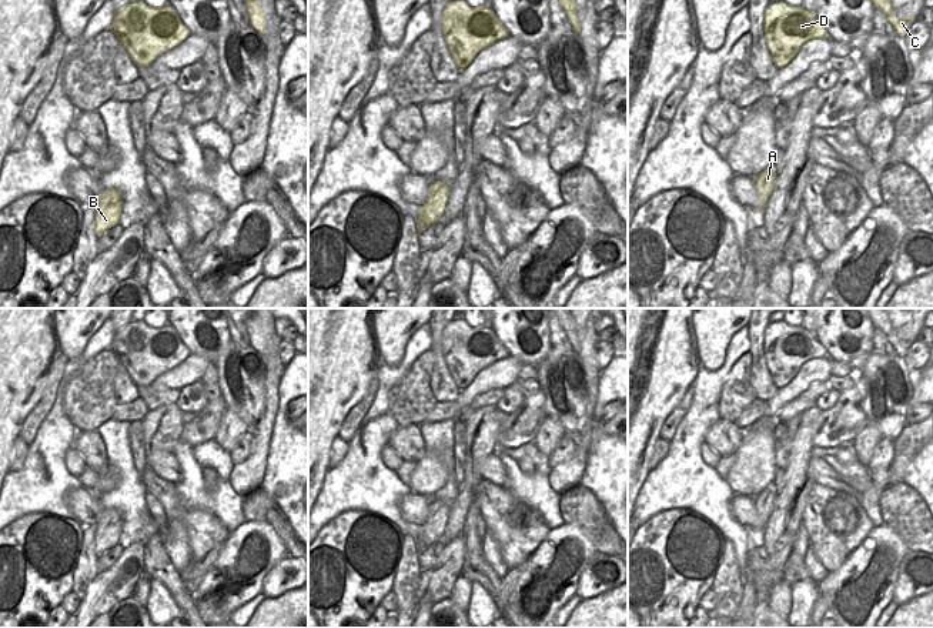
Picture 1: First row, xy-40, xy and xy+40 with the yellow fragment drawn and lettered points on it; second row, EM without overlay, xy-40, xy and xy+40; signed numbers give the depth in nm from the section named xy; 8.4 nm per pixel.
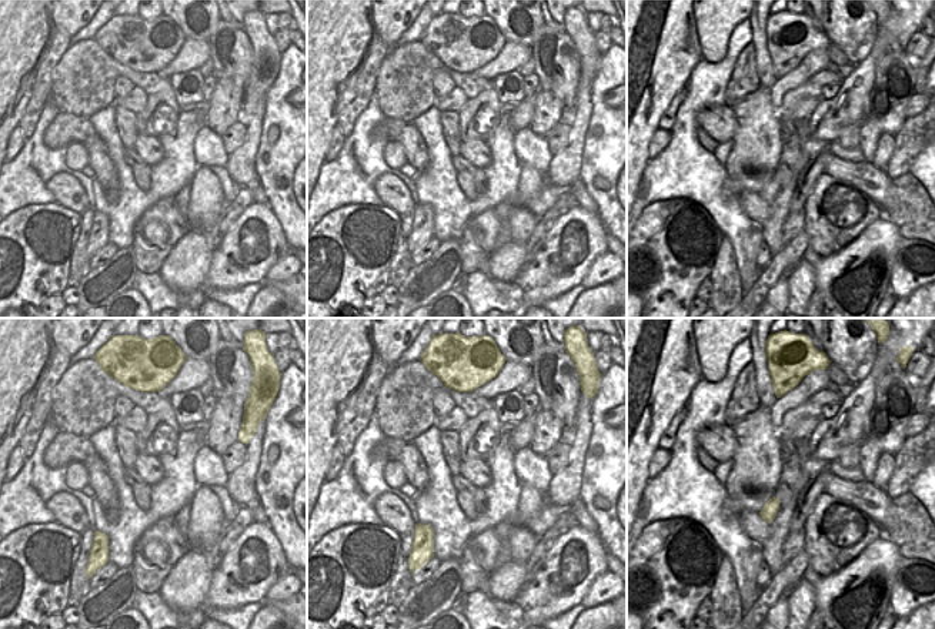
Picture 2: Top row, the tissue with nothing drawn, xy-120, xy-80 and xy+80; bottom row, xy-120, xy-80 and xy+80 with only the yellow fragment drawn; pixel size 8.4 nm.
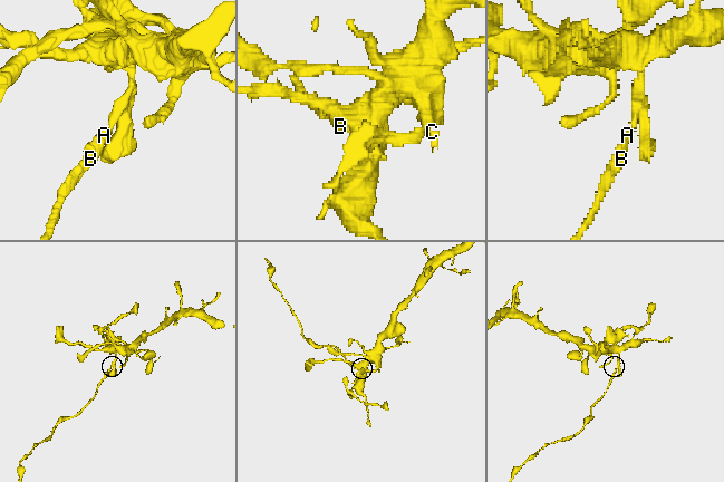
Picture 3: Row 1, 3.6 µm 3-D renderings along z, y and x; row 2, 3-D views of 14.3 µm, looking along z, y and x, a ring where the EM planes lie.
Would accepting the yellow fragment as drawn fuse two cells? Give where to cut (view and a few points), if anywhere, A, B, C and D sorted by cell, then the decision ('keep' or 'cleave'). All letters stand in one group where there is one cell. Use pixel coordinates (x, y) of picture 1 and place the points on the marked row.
cut in xy along (430, 187), (438, 187), (447, 196); A C D / B; cleave

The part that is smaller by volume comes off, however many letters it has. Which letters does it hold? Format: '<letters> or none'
B

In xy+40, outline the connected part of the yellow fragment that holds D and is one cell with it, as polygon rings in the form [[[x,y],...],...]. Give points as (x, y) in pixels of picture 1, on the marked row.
[[[783,0],[770,1],[766,7],[763,31],[766,49],[776,69],[787,66],[807,41],[827,37],[816,14]]]

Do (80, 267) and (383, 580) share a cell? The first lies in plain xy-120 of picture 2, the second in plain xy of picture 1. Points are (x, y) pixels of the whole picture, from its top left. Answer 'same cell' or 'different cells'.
different cells

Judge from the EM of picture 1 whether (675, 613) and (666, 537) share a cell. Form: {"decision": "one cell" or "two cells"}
{"decision": "one cell"}

